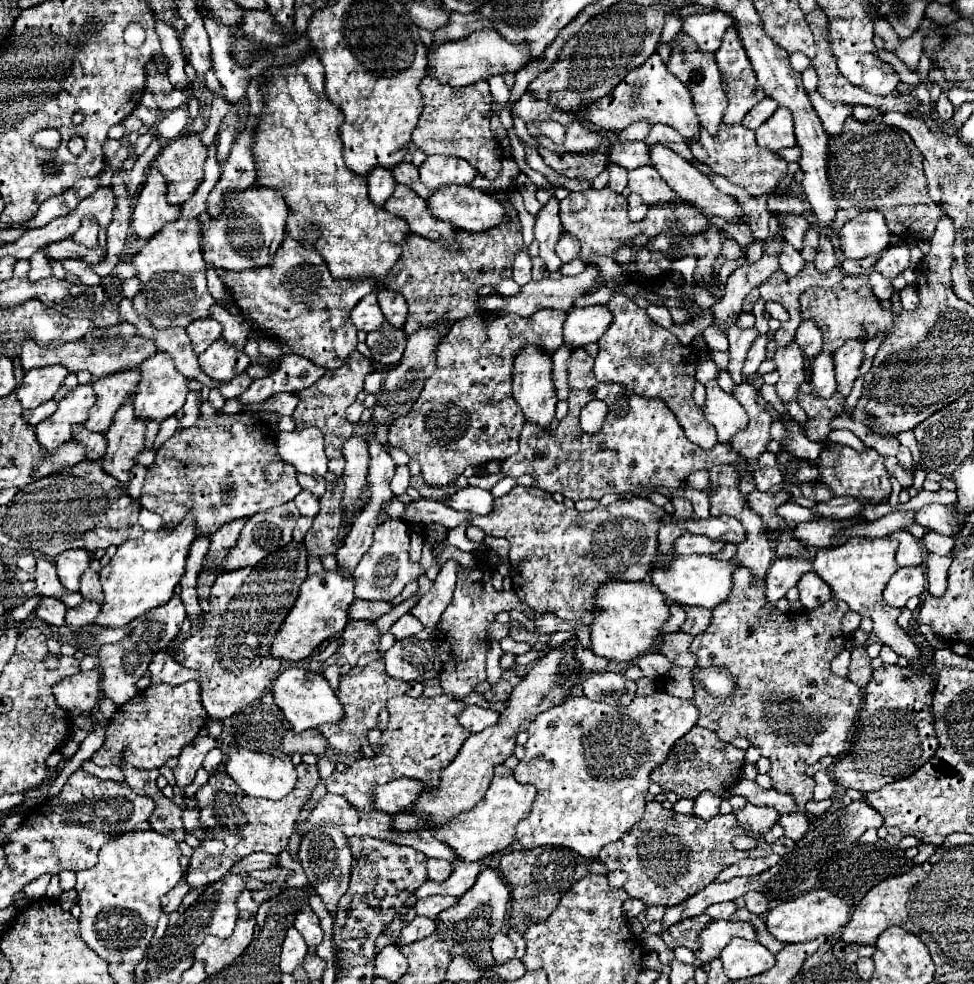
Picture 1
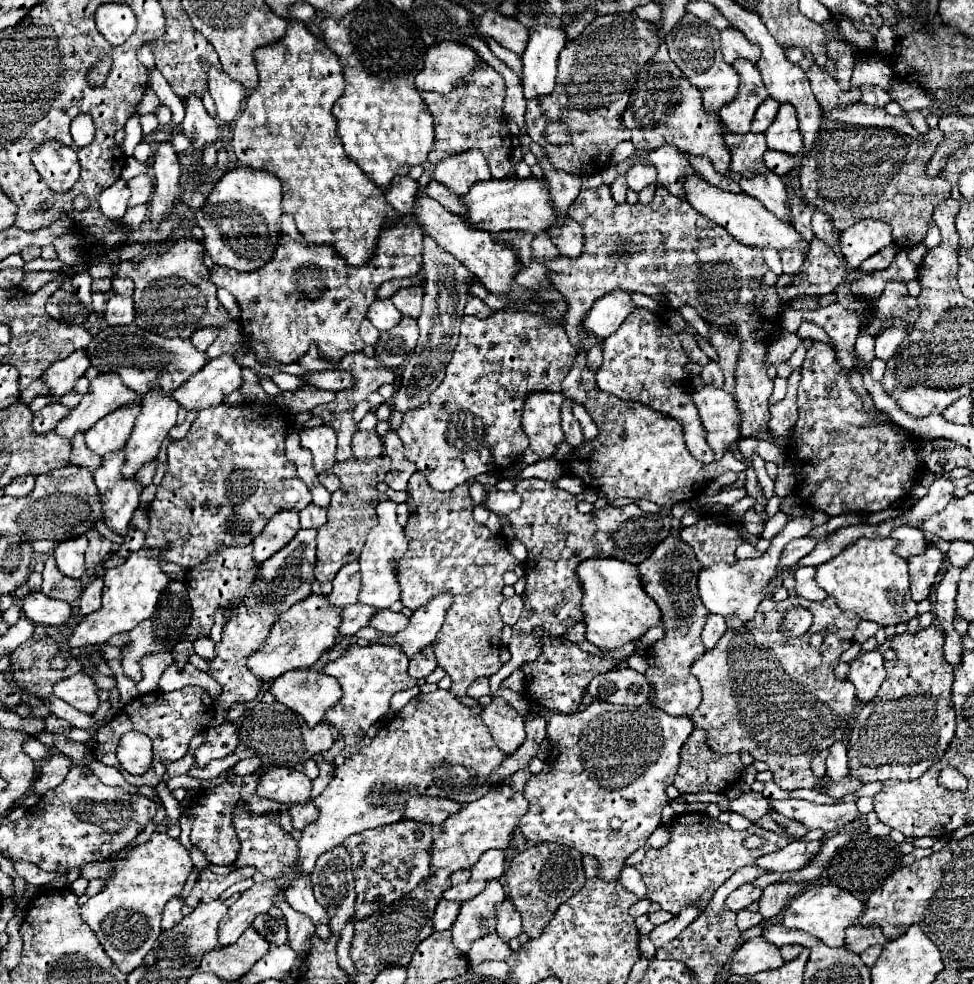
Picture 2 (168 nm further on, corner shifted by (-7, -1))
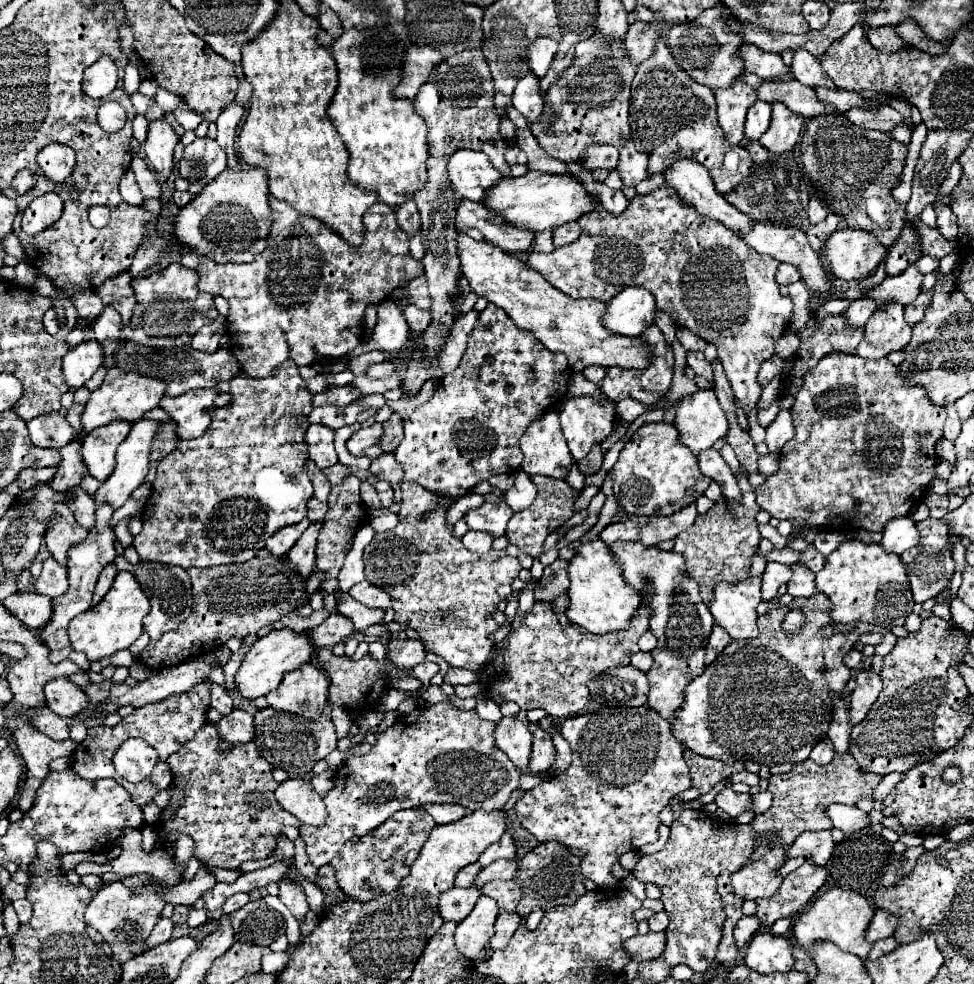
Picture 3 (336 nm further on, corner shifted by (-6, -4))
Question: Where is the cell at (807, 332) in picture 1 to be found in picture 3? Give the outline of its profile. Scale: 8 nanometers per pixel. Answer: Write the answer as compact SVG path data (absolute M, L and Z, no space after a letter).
M843 352L823 356L823 360L819 360L819 364L803 376L801 388L795 394L795 404L791 406L791 416L793 416L793 424L795 424L795 436L781 450L777 474L767 478L755 490L755 494L757 494L757 504L763 510L767 510L773 518L793 520L793 524L795 524L793 532L797 532L801 526L821 526L821 528L833 528L833 530L865 528L869 532L881 532L889 520L893 520L897 516L907 516L911 512L911 508L923 500L925 490L927 490L931 478L935 476L935 462L937 462L935 444L943 436L943 422L945 422L947 414L945 414L945 408L937 408L929 402L929 398L921 386L907 386L907 382L901 376L897 376L897 366L893 366L885 358L883 360L863 360L861 356L843 354Z

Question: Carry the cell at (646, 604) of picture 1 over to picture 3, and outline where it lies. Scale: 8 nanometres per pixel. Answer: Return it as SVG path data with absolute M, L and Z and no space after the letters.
M599 538L591 540L589 544L579 544L579 540L569 544L575 548L575 556L569 562L569 606L565 610L571 624L585 628L591 634L603 636L611 632L619 632L631 624L635 612L643 598L623 580L623 566L615 560L609 546L603 544Z

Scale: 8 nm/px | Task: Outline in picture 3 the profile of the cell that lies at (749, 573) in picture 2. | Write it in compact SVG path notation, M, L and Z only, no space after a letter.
M747 576L739 584L715 586L709 610L715 624L725 628L731 638L745 640L755 638L757 630L757 604L761 602L761 580L763 576Z

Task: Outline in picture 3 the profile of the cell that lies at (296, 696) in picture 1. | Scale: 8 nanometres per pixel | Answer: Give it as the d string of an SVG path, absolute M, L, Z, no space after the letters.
M315 664L287 672L281 684L267 694L267 702L275 710L293 712L307 720L319 720L327 706L331 682Z

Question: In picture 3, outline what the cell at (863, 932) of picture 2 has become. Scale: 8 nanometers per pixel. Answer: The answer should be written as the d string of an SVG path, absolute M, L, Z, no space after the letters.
M875 910L871 926L867 926L867 932L865 932L865 940L873 944L873 942L877 942L881 938L889 938L889 936L893 936L895 926L897 926L895 916L891 916L885 910Z

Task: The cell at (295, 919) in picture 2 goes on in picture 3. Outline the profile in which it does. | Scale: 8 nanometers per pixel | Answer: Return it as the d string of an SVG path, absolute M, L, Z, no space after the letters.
M281 880L279 882L279 900L285 906L289 906L291 914L297 918L297 922L301 922L305 918L305 914L309 912L305 894L303 894L303 890L297 884L291 884L287 880Z

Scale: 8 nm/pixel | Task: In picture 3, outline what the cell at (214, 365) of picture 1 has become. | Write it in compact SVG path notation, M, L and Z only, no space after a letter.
M217 384L215 388L201 388L201 390L195 390L195 392L185 392L183 396L175 396L175 398L169 398L169 396L163 396L159 406L171 414L171 418L177 422L177 434L179 438L197 438L201 436L211 418L213 418L213 412L215 412L215 398L219 396L217 392Z

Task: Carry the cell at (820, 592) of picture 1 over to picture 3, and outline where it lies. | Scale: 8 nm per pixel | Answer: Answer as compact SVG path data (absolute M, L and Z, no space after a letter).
M793 564L791 568L793 568L793 578L787 584L787 588L789 588L787 592L791 596L811 598L817 592L817 588L815 588L815 574L803 564Z

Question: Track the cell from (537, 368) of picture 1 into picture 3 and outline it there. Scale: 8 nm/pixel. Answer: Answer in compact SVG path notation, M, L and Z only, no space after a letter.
M547 410L539 420L531 422L521 440L525 460L521 470L529 476L541 474L549 478L567 478L571 468L571 454L563 440L557 410Z

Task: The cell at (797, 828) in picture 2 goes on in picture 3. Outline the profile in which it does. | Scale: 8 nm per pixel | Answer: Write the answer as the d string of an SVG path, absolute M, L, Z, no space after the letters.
M835 754L835 758L827 766L817 766L813 760L805 760L803 764L793 766L787 774L773 774L769 778L769 792L773 794L773 806L757 814L751 822L755 830L755 856L753 862L739 872L731 874L731 888L737 898L741 900L759 900L767 898L777 892L781 876L775 874L779 866L787 860L787 850L791 842L803 834L805 830L831 830L833 824L823 814L825 806L839 802L839 804L855 804L859 798L871 798L873 788L879 784L881 776L877 774L863 774L851 754Z

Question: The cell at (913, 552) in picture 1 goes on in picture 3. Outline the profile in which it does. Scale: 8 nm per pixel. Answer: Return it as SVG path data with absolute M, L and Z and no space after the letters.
M909 516L895 518L895 520L891 520L891 524L887 524L883 528L881 546L887 552L903 554L905 550L915 548L915 544L919 544L919 532L917 532L915 522Z

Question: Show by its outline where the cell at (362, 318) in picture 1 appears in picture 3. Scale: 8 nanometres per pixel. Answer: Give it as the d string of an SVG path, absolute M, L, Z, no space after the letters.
M387 298L379 304L379 314L377 314L377 324L373 328L373 338L367 342L369 350L399 350L409 338L409 326L403 318L401 306Z

